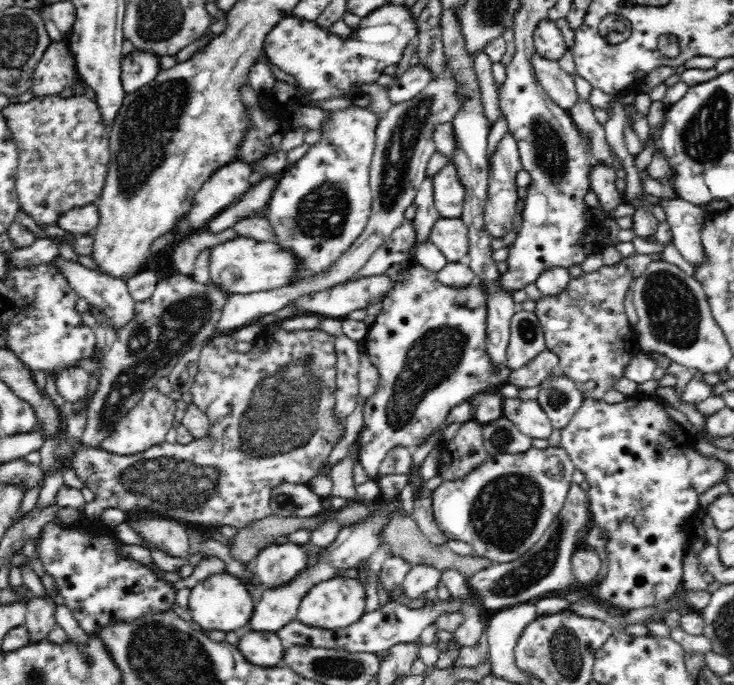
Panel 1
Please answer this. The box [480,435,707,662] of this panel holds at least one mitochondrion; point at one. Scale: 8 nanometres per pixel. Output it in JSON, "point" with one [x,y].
{"point":[542,562]}

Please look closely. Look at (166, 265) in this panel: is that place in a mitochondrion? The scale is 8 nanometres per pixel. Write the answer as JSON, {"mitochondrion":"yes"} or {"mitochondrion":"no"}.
{"mitochondrion":"no"}

